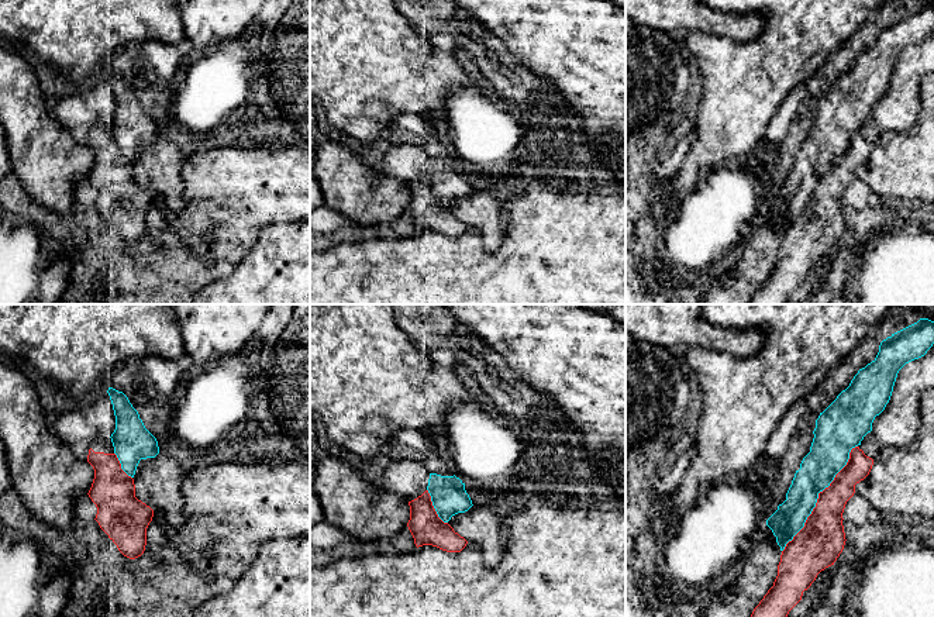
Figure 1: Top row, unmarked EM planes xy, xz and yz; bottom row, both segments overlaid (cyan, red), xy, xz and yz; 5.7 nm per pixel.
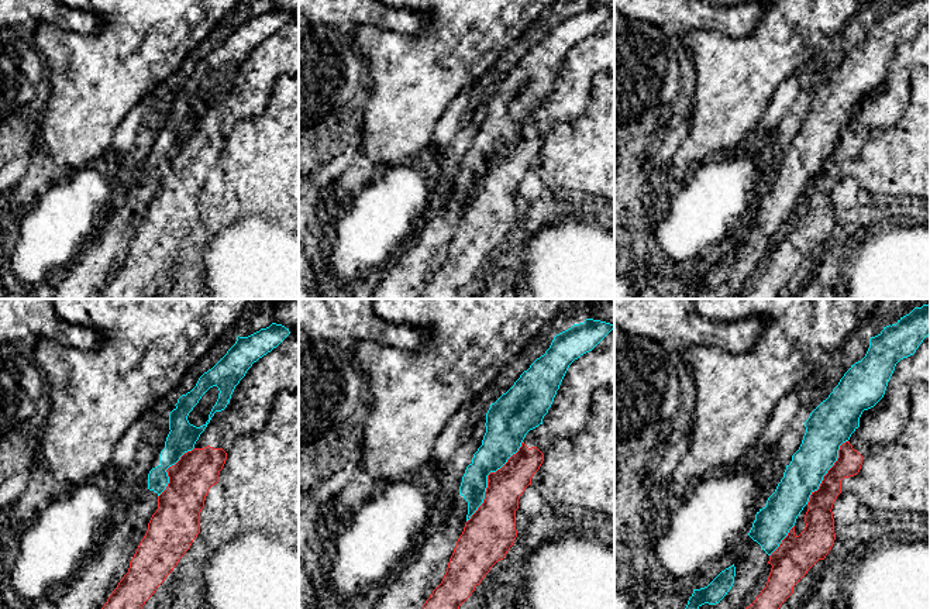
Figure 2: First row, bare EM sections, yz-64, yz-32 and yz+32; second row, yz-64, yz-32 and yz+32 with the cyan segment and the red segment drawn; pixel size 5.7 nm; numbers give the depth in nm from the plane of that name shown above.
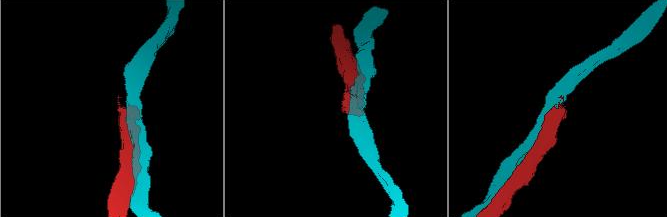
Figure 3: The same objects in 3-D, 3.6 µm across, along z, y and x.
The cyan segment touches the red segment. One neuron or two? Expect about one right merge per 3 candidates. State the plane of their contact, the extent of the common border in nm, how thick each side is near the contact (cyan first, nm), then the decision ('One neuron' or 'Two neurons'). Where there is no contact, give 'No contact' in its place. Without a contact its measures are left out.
Touches cyan in yz. Shared border 750 nm. Thickness 220 nm (cyan) against 260 nm. Two neurons

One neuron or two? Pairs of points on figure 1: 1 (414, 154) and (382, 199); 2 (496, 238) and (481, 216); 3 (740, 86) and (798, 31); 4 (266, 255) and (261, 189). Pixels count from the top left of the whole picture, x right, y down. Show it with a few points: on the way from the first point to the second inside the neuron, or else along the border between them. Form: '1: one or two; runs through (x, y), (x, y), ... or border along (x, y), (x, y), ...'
1: two; border along (378, 168), (383, 173), (399, 178), (409, 185)
2: one; runs through (490, 233), (486, 221)
3: one; runs through (754, 75), (783, 45)
4: two; border along (295, 221), (268, 224), (245, 257)

